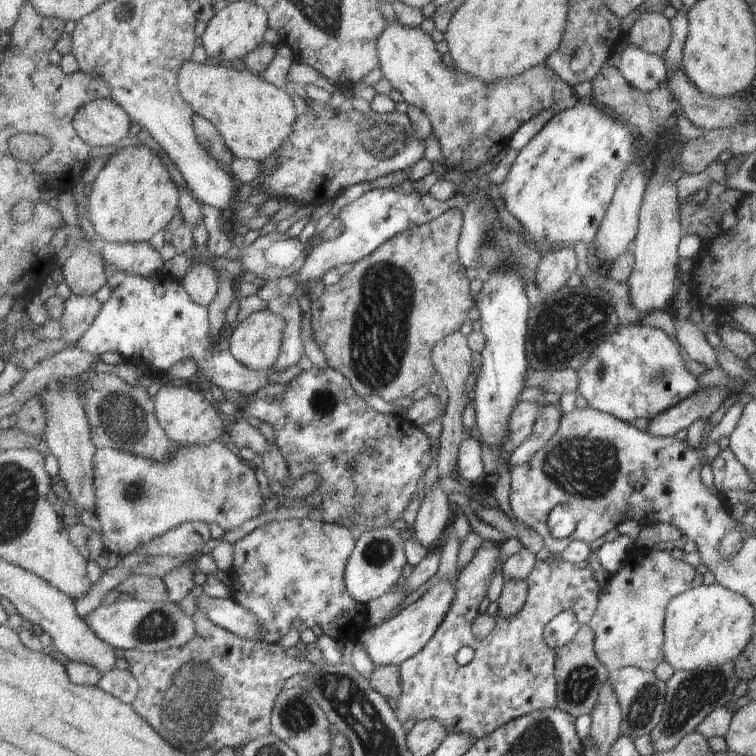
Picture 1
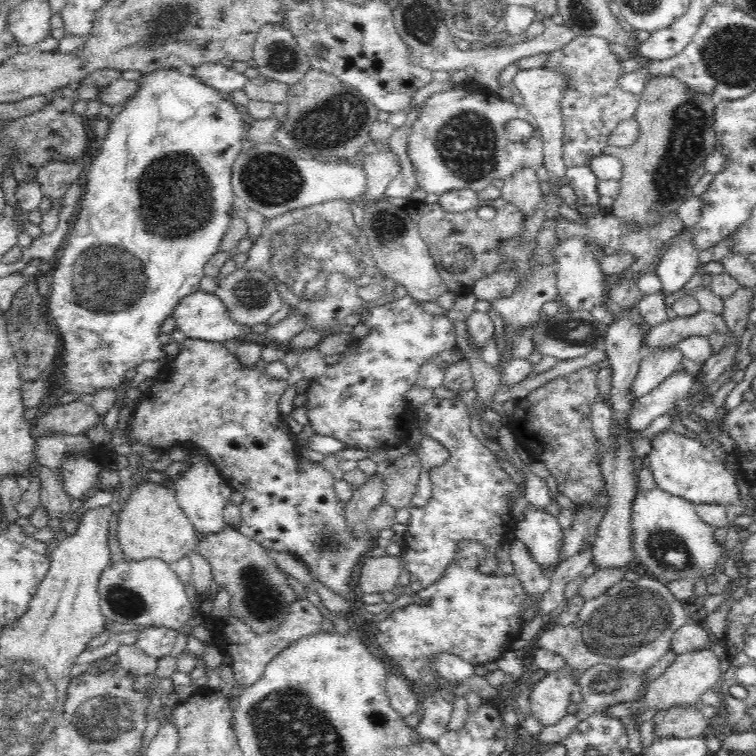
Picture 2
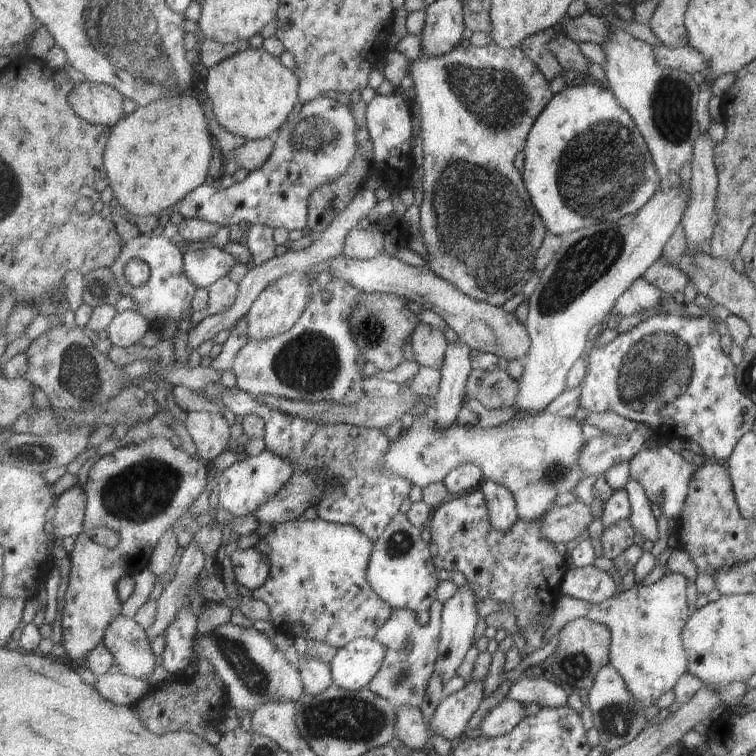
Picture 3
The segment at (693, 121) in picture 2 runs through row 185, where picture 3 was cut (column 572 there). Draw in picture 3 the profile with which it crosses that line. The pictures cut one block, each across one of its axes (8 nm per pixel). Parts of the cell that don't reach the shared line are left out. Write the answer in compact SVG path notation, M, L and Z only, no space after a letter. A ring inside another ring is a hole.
M579 617L570 620L559 630L557 634L558 644L554 652L549 655L546 674L554 681L565 688L579 688L579 690L589 690L594 682L594 676L598 670L608 664L610 648L610 631L606 626L591 622L589 618Z

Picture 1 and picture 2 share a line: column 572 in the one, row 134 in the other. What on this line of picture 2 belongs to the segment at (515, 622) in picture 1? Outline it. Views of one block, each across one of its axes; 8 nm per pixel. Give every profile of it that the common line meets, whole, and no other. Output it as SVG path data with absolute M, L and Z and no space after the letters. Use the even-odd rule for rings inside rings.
M577 36L572 42L566 44L564 48L555 50L550 55L550 60L546 66L551 70L556 70L567 75L568 84L564 86L562 100L563 123L565 126L562 160L567 168L573 166L588 165L589 160L600 155L603 151L610 148L610 137L616 127L623 120L628 120L634 116L642 99L640 94L625 92L621 89L620 78L620 58L610 50L608 42L598 36Z

